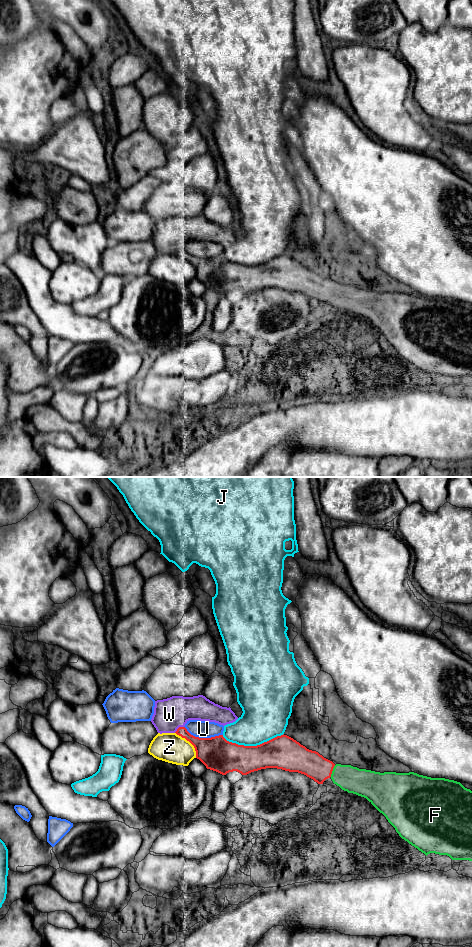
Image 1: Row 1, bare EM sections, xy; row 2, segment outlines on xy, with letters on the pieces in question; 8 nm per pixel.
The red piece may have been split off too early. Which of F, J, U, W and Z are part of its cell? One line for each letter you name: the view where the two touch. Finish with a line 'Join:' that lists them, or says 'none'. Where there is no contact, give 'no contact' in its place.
F: meets red in xy
Join: F

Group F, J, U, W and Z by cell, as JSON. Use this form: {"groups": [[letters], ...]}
{"groups": [["F"], ["J"], ["U"], ["W"], ["Z"]]}

